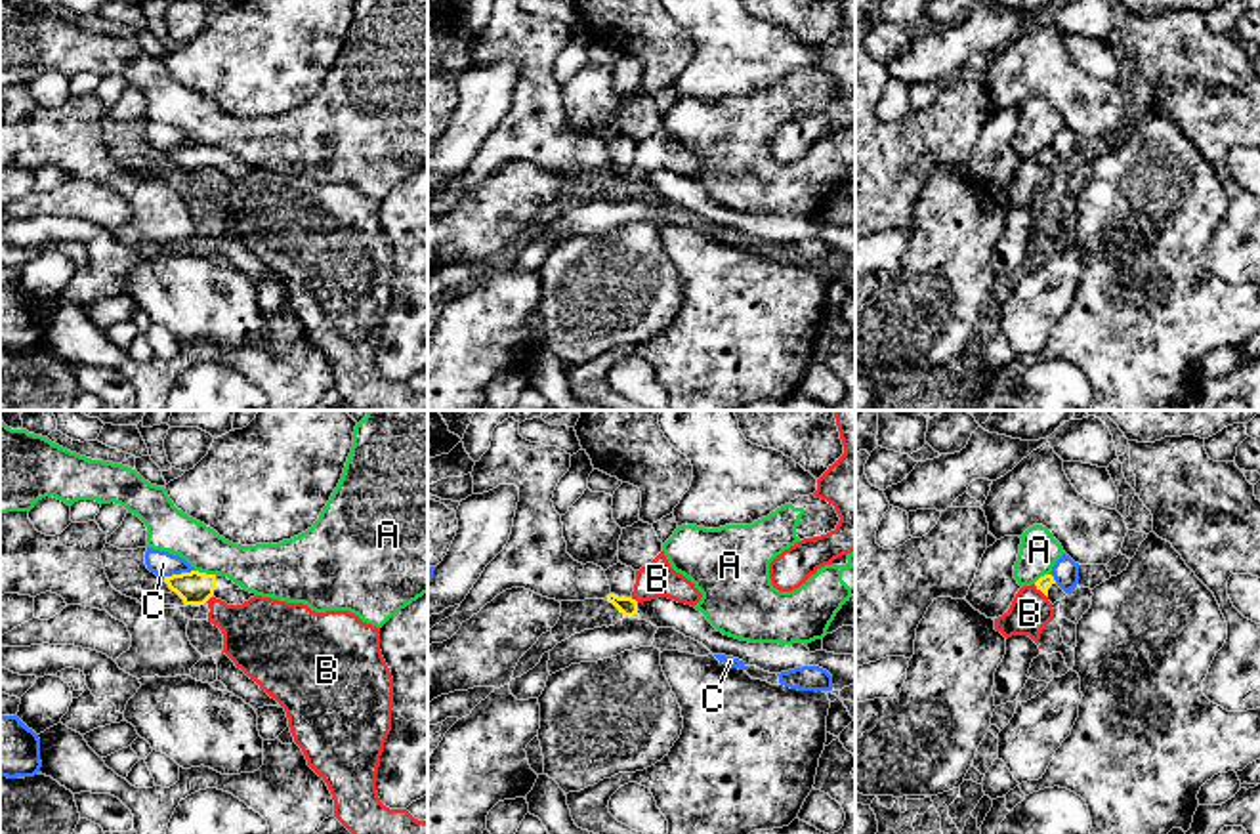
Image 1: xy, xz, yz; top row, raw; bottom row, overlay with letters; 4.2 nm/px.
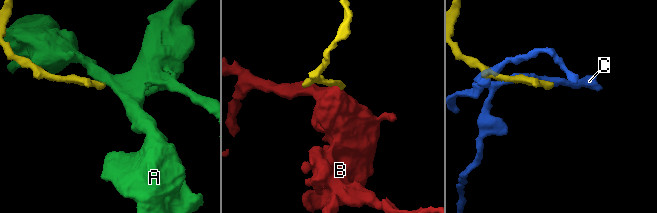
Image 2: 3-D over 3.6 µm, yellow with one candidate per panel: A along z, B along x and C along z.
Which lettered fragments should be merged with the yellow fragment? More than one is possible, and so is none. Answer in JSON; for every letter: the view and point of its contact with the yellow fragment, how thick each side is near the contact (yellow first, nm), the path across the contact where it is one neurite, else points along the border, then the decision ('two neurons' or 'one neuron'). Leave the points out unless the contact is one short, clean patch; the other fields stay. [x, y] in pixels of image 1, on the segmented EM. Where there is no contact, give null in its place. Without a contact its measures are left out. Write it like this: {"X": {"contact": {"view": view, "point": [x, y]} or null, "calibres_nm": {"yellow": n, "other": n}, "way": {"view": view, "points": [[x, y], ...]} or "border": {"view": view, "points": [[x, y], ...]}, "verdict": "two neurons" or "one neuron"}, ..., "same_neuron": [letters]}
{"A": {"contact": {"view": "xy", "point": [207, 575]}, "calibres_nm": {"yellow": 140, "other": 220}, "border": {"view": "xy", "points": [[195, 569], [216, 575]]}, "verdict": "two neurons"}, "B": {"contact": {"view": "yz", "point": [1039, 588]}, "calibres_nm": {"yellow": 60, "other": 170}, "border": {"view": "yz", "points": [[1033, 584], [1045, 596]]}, "verdict": "two neurons"}, "C": {"contact": {"view": "xy", "point": [178, 575]}, "calibres_nm": {"yellow": 140, "other": 110}, "verdict": "two neurons"}, "same_neuron": []}

